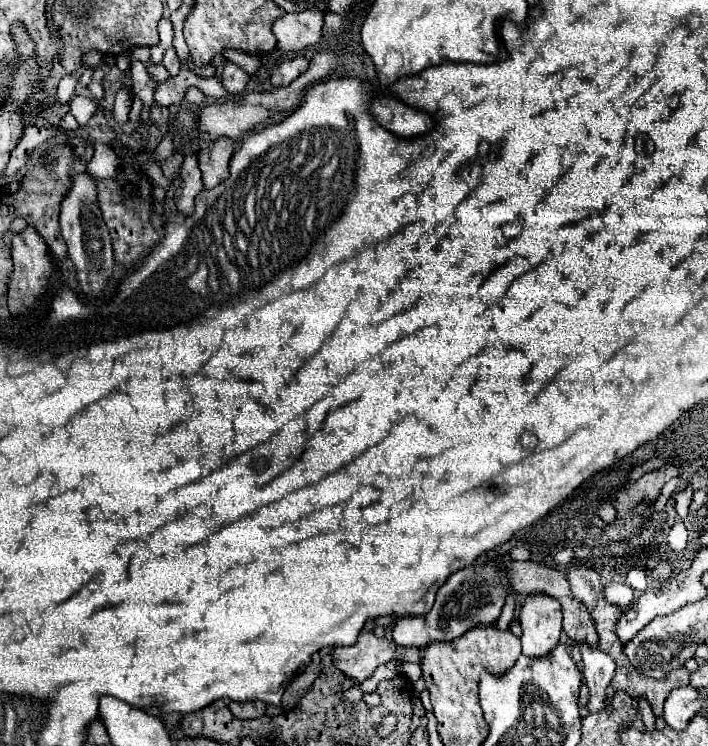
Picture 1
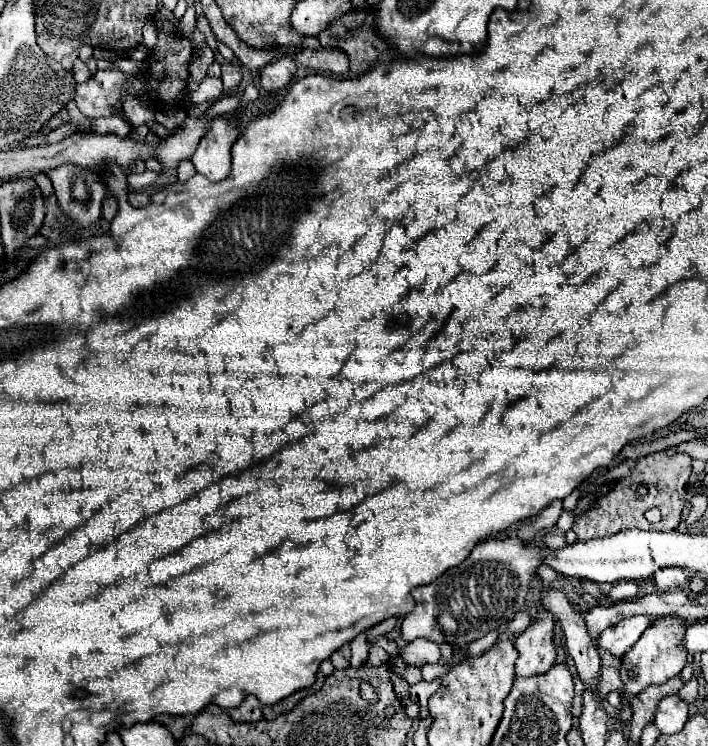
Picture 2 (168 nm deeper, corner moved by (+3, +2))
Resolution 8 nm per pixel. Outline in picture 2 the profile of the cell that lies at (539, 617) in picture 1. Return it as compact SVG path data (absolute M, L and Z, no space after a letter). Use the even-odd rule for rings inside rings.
M547 610L539 612L539 620L531 622L531 626L515 638L515 648L519 652L515 662L517 676L529 678L549 670L557 656L553 646L553 614Z

